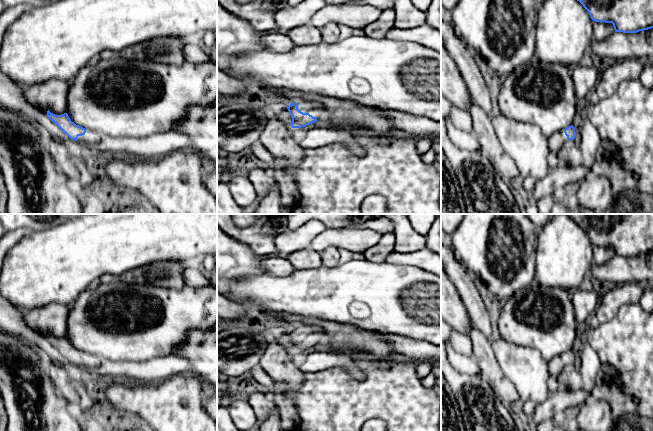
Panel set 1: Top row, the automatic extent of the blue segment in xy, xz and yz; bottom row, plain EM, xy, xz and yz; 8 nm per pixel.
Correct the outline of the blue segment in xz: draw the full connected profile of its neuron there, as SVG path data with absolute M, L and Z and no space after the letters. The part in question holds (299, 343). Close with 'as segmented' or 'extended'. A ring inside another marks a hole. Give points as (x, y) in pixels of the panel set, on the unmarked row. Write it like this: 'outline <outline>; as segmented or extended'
outline M309 325L290 327L287 333L292 341L292 347L289 348L292 352L301 352L320 345L324 338L321 328Z; extended

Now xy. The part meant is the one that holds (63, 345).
outline M48 334L47 340L72 364L86 368L96 368L100 365L100 358L76 349L67 337L55 339Z; extended

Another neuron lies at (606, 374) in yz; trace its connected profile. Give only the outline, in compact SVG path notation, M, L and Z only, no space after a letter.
M602 363L596 377L596 386L611 384L617 374L618 372L613 366Z

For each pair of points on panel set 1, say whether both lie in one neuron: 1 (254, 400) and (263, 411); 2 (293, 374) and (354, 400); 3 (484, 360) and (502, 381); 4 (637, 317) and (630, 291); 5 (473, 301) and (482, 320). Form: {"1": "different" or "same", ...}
{"1": "same", "2": "different", "3": "same", "4": "different", "5": "same"}

